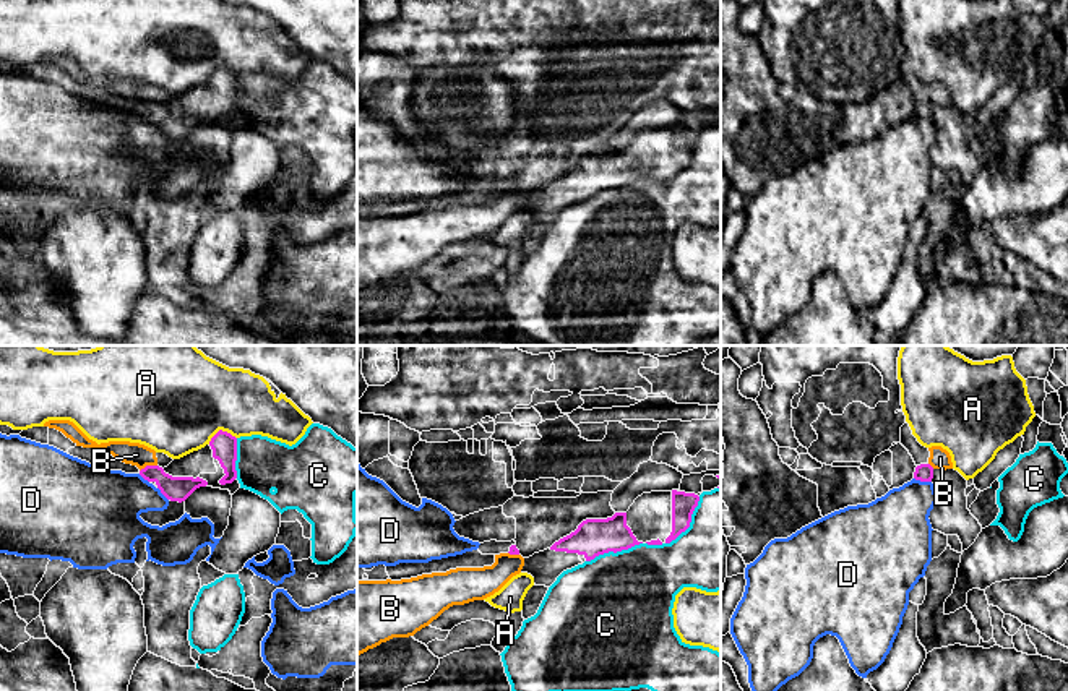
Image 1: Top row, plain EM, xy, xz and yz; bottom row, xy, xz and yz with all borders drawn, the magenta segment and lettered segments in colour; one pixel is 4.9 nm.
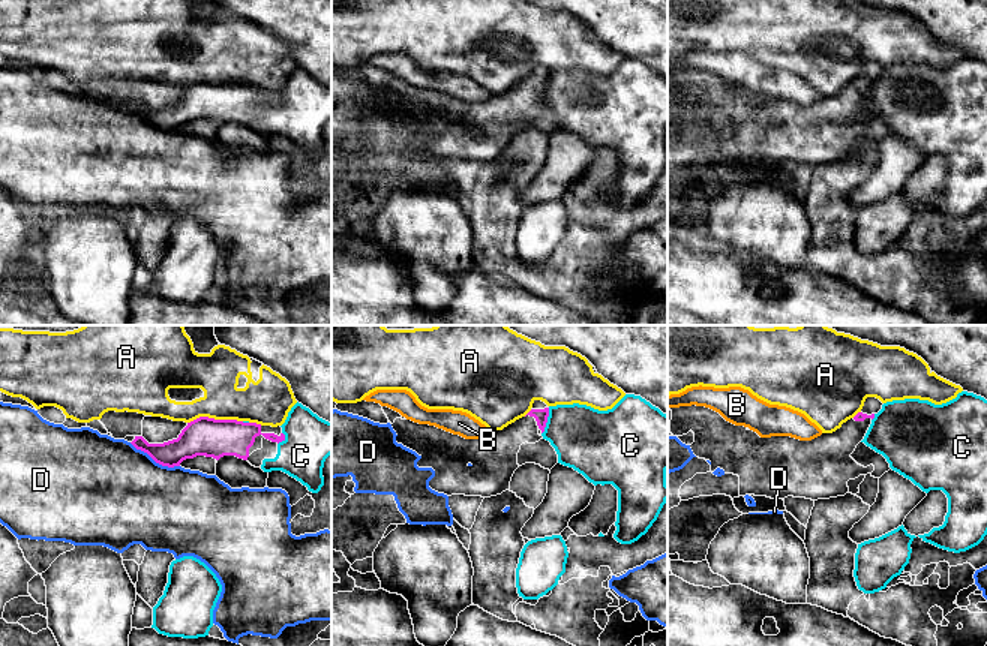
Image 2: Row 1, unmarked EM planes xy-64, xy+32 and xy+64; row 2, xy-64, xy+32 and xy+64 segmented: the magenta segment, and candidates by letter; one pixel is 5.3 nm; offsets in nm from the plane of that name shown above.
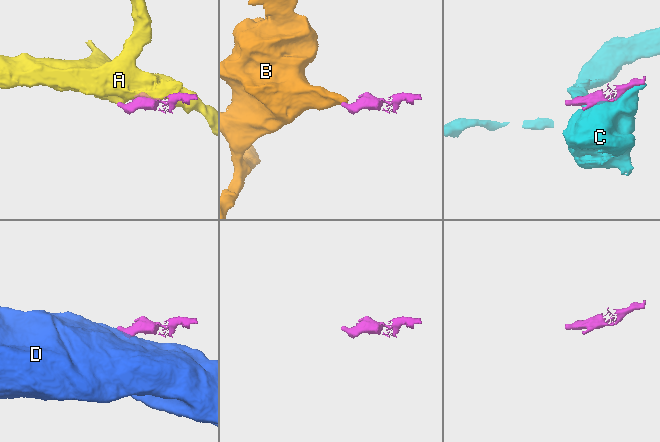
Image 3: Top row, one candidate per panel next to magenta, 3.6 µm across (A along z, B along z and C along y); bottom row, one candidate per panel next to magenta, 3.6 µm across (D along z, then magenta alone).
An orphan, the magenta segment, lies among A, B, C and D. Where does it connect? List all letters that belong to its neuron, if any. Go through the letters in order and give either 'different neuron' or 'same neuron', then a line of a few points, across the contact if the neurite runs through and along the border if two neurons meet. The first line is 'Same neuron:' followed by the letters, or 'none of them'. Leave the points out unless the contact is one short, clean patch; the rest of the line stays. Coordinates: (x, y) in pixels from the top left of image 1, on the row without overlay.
Same neuron: none of them
A: different neuron
B: different neuron; line xy (156, 101), (146, 101), (140, 107)
C: different neuron
D: different neuron; line yz (914, 114), (930, 119)

